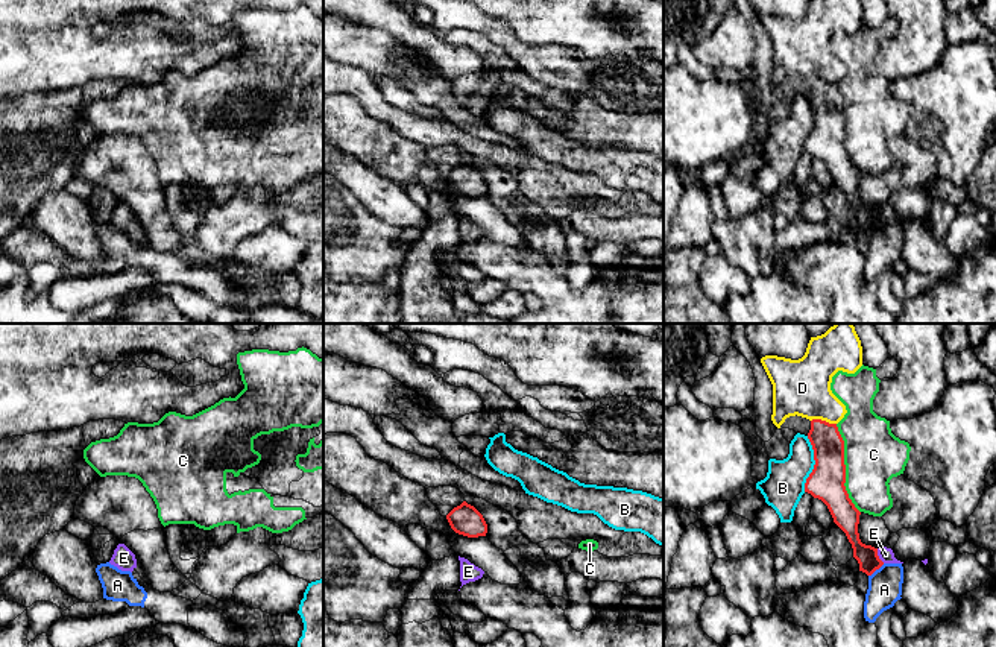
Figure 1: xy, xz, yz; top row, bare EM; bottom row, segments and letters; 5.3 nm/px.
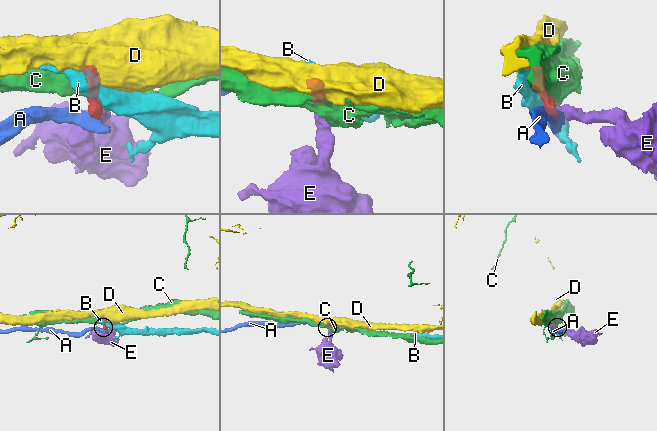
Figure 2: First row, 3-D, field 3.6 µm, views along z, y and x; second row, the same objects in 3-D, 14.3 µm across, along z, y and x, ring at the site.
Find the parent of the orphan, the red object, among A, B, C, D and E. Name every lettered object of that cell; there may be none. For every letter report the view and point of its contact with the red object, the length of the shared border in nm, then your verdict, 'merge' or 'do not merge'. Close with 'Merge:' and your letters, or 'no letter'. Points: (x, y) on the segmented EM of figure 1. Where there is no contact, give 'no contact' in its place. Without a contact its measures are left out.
A: yz (876, 568) | 110 nm | do not merge
B: yz (816, 463) | 300 nm | do not merge
C: yz (844, 468) | 480 nm | do not merge
D: yz (823, 421) | 140 nm | do not merge
E: yz (878, 556) | 90 nm | merge
Merge: E

